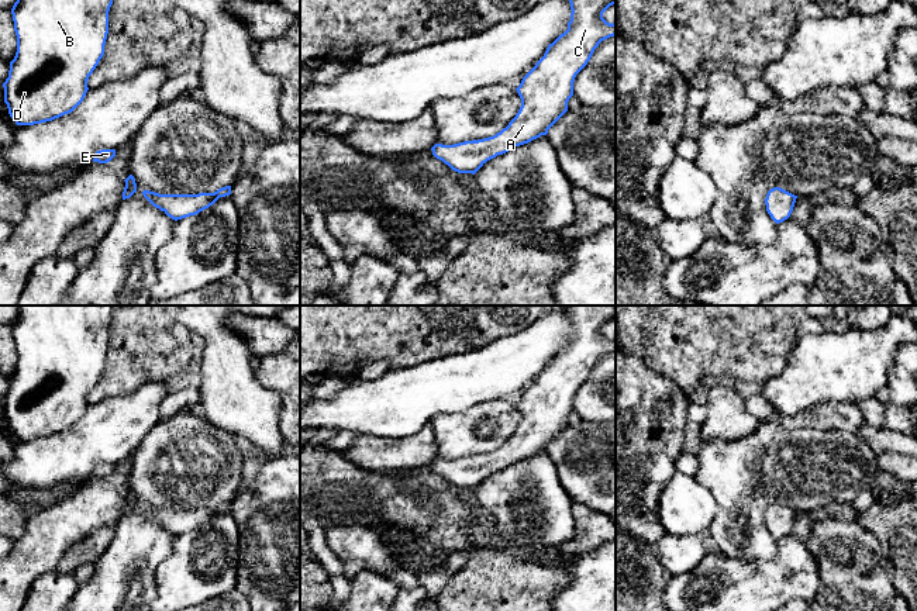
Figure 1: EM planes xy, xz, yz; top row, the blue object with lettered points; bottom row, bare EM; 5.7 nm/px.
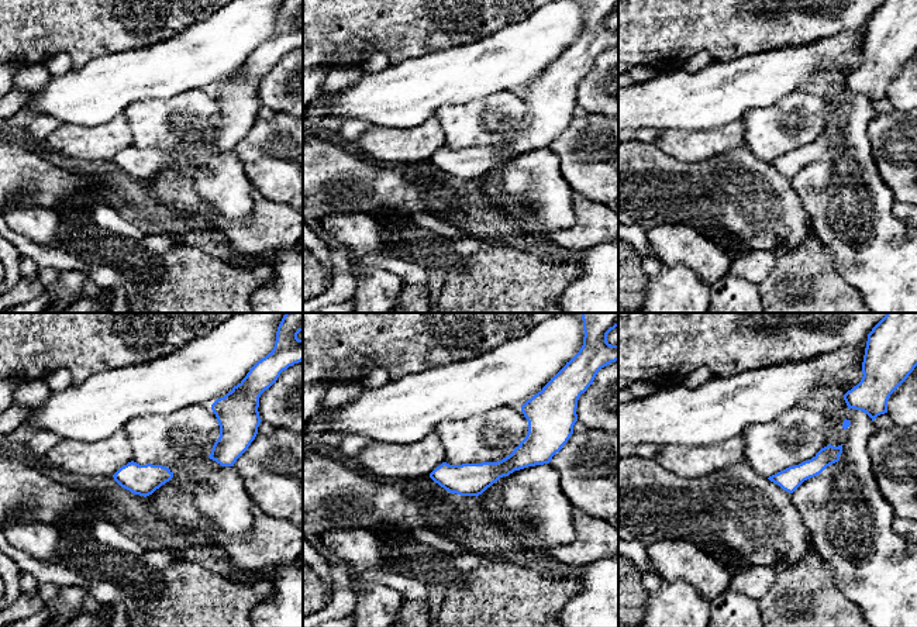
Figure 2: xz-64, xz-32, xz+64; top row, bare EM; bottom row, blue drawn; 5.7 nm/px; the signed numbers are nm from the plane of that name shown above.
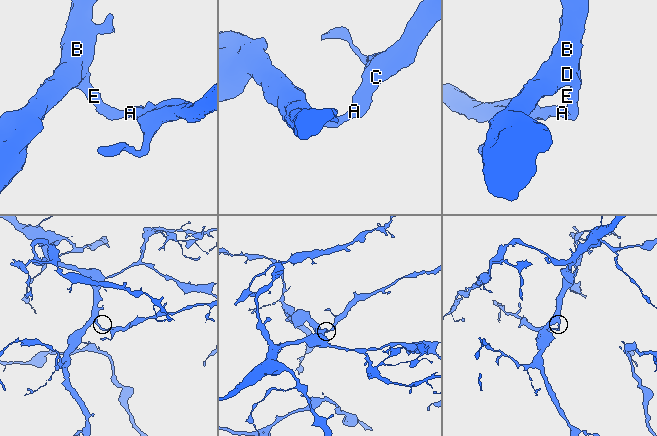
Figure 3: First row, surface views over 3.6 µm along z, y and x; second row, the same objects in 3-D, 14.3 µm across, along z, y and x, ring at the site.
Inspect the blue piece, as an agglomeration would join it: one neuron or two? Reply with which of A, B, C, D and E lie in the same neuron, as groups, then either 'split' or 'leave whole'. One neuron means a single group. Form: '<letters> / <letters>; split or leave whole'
A B C D E; leave whole

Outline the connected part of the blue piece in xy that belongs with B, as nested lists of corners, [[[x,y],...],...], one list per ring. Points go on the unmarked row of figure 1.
[[[18,306],[11,324],[17,367],[3,398],[17,441],[52,436],[83,417],[89,391],[104,370],[113,311],[113,306]]]

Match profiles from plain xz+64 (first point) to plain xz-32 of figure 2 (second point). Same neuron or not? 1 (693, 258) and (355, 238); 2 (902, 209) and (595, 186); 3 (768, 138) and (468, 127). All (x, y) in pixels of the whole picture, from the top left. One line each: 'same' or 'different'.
1: same
2: different
3: same

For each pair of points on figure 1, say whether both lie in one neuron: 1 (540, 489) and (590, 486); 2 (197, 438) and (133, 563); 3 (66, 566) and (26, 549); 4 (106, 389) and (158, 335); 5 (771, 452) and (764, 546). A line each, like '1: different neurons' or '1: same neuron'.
1: different neurons
2: same neuron
3: different neurons
4: same neuron
5: same neuron

